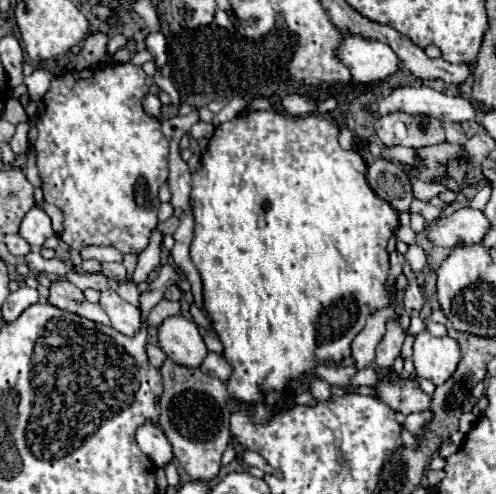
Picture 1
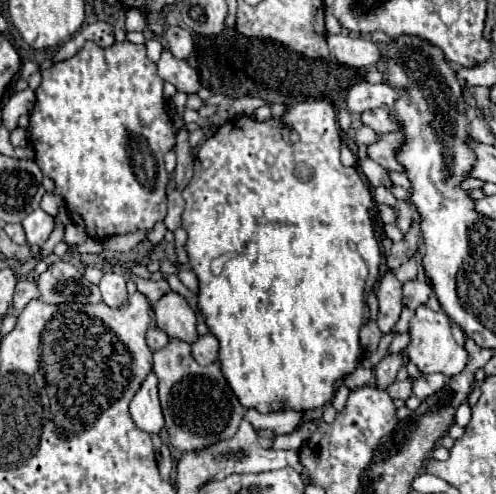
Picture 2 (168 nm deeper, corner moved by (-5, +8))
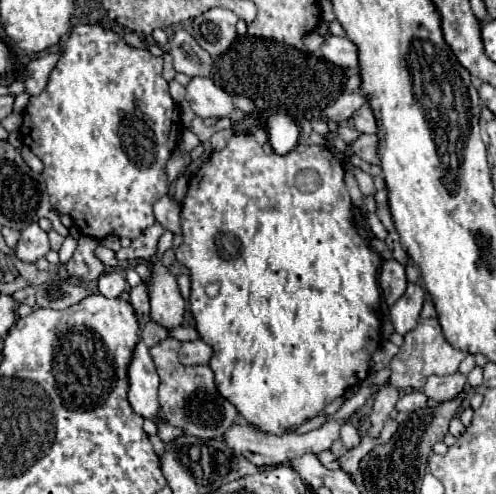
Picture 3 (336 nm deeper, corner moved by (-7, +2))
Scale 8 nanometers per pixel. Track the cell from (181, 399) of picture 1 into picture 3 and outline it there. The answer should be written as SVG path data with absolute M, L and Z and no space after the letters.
M165 338L159 346L151 348L151 358L161 376L159 402L163 420L171 426L183 430L185 436L195 436L201 440L211 440L223 436L237 420L237 408L225 400L217 386L213 384L213 370L209 366L183 366L177 358L181 342L177 338Z

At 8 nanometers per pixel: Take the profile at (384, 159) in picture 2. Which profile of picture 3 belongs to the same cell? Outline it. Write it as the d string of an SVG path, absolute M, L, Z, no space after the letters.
M361 134L355 142L353 142L353 150L355 154L369 162L369 164L381 164L379 158L379 136L377 134Z

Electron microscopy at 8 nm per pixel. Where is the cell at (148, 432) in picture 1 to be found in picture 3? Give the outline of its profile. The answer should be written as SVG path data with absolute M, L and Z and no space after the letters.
M143 342L135 348L135 358L129 366L129 404L131 408L149 420L157 420L159 416L159 374L149 356L149 348Z

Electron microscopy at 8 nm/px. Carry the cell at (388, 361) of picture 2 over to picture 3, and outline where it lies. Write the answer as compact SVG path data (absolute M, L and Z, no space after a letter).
M383 384L383 386L379 386L373 400L375 400L373 410L369 414L369 418L371 418L371 434L369 436L377 438L377 434L383 428L385 418L395 410L395 404L399 400L399 390L395 386L391 386L391 384Z

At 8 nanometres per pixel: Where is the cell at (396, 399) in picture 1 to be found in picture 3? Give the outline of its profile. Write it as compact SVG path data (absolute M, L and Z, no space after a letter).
M455 372L451 376L431 376L423 386L423 394L429 400L445 402L455 398L455 394L459 394L465 388L465 384L467 384L467 378L461 372Z

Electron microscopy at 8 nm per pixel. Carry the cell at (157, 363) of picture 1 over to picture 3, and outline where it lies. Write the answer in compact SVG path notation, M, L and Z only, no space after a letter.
M147 322L145 328L141 330L141 340L151 348L157 346L159 342L163 342L169 336L167 330L163 330L163 326L159 326L157 322Z

